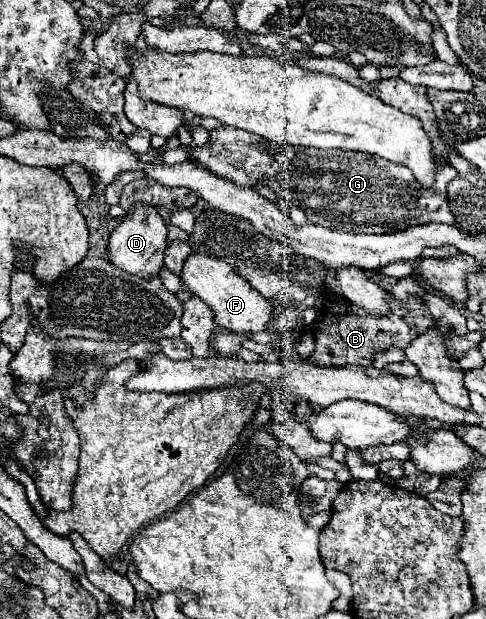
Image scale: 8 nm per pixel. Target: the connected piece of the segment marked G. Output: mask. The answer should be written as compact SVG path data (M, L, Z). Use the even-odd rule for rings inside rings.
M401 77L385 79L375 87L387 105L421 119L423 127L429 131L435 153L441 157L441 173L437 173L433 189L421 189L409 169L381 161L379 157L341 149L321 151L273 145L255 133L235 127L211 131L211 141L203 147L193 147L189 157L201 167L211 169L213 173L219 173L243 187L265 183L271 191L285 197L287 203L301 207L311 223L327 229L337 229L343 233L391 233L425 223L455 225L455 217L447 205L447 185L457 177L457 171L447 163L447 151L443 147L443 139L439 137L435 111L427 97L427 87L405 83ZM313 161L317 161L317 165L313 165Z

